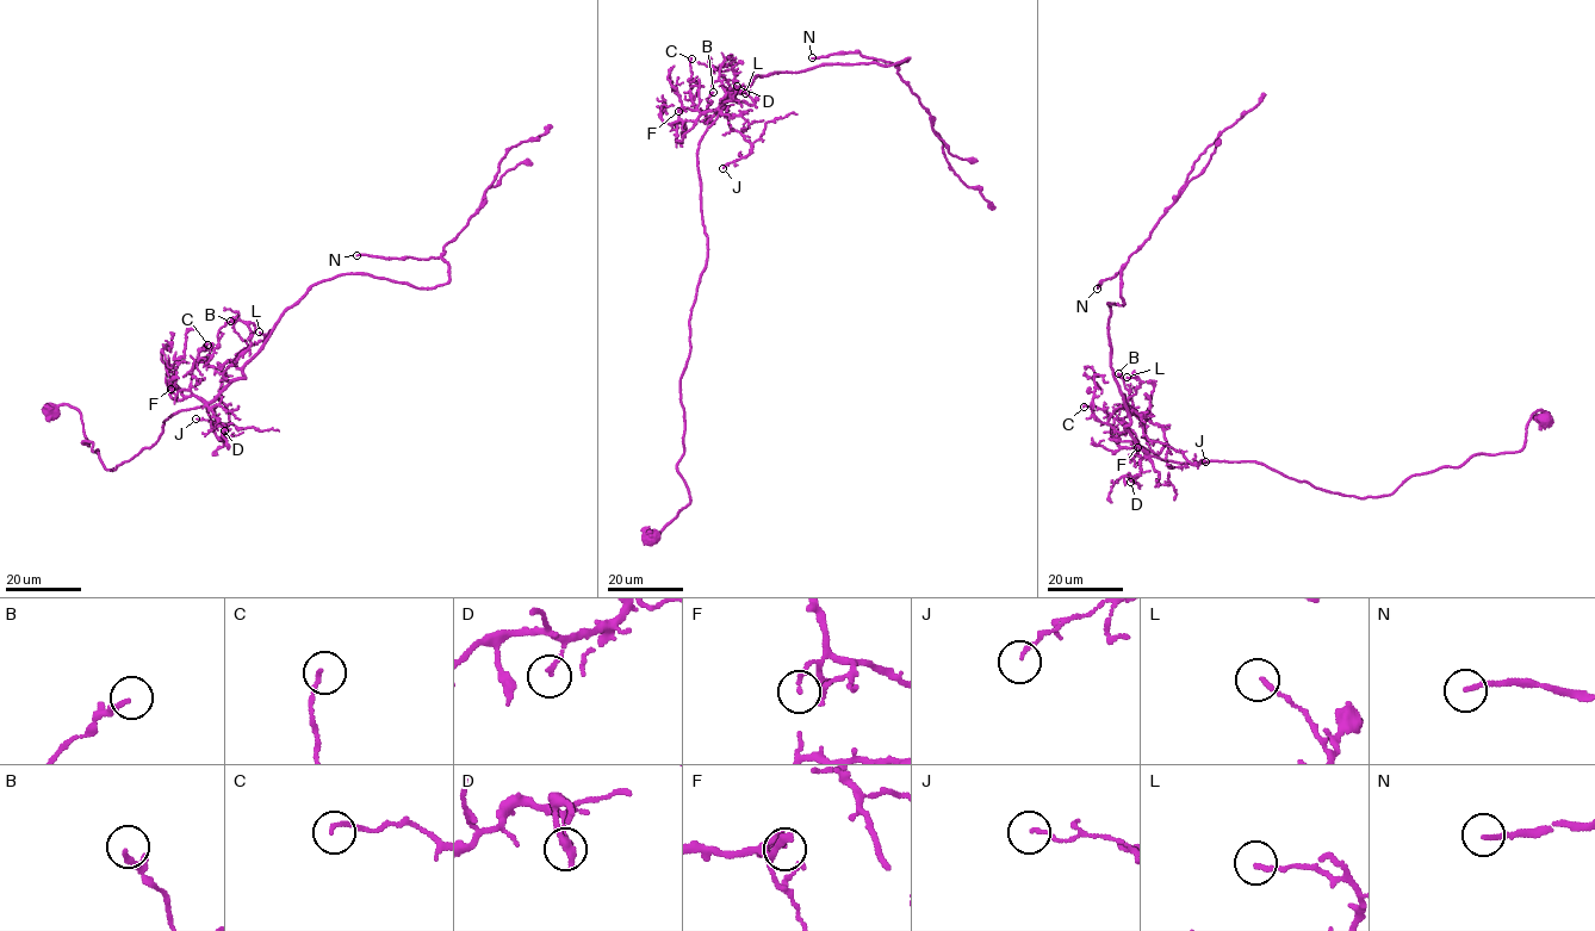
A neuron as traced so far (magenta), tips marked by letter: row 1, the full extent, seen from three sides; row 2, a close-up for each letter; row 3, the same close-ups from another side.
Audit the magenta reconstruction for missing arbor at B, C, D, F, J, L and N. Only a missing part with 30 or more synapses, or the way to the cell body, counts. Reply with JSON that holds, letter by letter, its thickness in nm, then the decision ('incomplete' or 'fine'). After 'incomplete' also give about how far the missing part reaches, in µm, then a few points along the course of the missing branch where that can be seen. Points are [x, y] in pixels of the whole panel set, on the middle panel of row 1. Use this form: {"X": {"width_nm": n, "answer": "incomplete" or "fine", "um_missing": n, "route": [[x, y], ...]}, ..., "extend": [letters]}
{"B": {"width_nm": 190, "answer": "fine"}, "C": {"width_nm": 130, "answer": "fine"}, "D": {"width_nm": 150, "answer": "fine"}, "F": {"width_nm": 130, "answer": "fine"}, "J": {"width_nm": 110, "answer": "fine"}, "L": {"width_nm": 140, "answer": "fine"}, "N": {"width_nm": 130, "answer": "incomplete", "um_missing": 110}, "extend": ["N"]}

